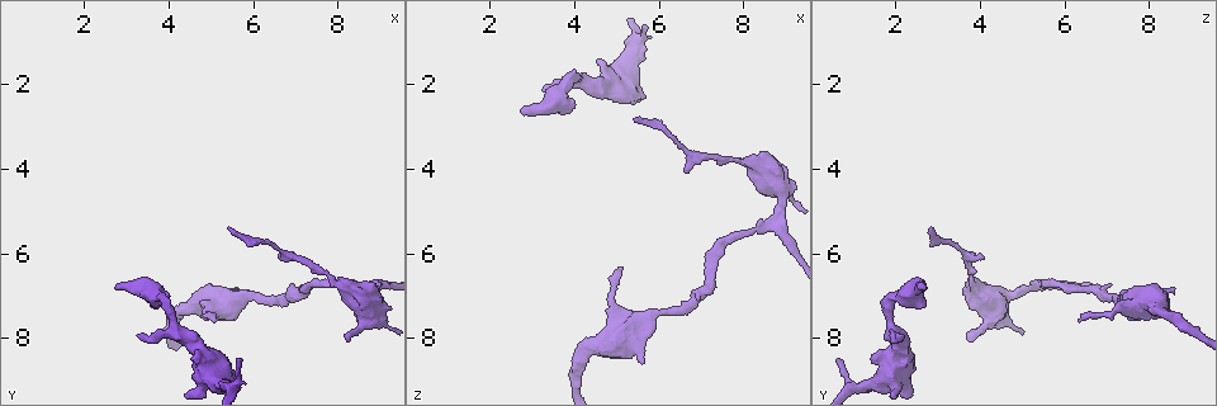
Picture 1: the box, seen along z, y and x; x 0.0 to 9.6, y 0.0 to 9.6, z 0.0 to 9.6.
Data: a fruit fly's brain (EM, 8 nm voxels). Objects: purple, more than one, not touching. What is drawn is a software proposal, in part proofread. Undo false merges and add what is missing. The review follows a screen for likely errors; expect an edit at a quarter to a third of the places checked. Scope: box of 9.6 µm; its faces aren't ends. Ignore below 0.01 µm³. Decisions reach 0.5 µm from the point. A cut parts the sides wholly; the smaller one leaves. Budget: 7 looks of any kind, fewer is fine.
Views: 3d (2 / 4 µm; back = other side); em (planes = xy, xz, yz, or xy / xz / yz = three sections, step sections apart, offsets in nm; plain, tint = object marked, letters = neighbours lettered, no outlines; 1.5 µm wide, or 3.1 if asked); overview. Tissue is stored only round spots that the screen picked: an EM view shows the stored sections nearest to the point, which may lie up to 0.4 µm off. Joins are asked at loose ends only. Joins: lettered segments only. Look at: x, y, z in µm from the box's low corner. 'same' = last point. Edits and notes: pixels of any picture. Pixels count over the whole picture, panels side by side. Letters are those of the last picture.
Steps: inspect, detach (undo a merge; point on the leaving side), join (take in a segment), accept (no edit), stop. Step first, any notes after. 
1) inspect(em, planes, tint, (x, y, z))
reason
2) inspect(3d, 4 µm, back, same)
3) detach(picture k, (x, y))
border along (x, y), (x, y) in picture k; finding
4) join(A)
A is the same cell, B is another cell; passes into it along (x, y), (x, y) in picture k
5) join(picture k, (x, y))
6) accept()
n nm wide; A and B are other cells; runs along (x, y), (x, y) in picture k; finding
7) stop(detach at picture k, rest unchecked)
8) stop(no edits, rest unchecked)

inspect(3d, 2 µm, (8.50, 6.80, 5.40))

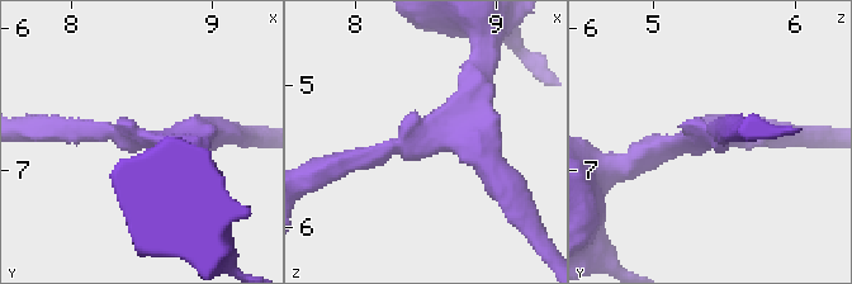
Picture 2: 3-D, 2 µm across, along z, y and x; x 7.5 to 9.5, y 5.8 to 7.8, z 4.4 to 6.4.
inspect(em, planes, plain, (8.56, 6.78, 5.34))
3 arms; arms of 180, 200, 220 nm

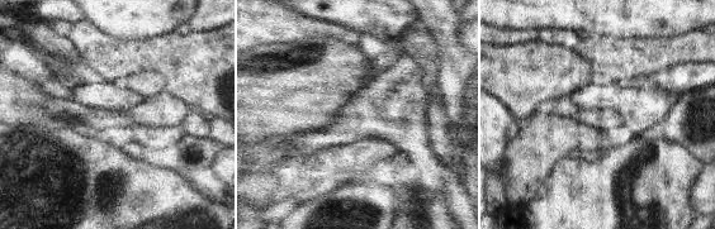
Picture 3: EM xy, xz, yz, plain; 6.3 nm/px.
inspect(em, planes, letters, same)
see the neighbours

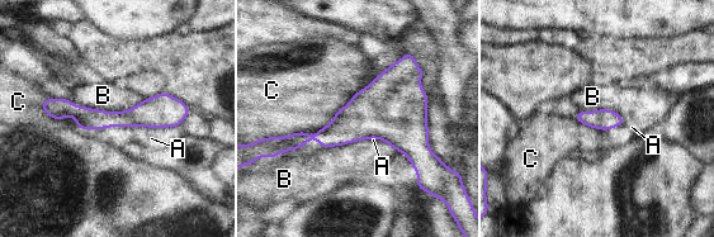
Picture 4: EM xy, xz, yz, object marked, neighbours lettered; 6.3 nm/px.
accept()
130 nm wide; A, B and C are other cells; border along (362, 89), (315, 133), (272, 137) in picture 4; one cell here

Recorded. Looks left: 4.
inspect(em, planes, plain, (7.70, 6.50, 3.75))
narrows sharply

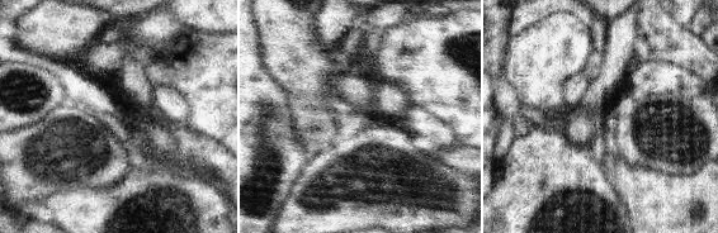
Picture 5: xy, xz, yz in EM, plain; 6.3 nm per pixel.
inspect(em, planes, tint, same)

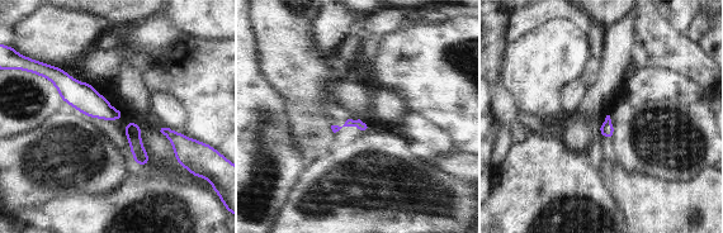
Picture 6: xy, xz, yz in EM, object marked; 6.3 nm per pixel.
inspect(em, planes, letters, same)
what lies round it

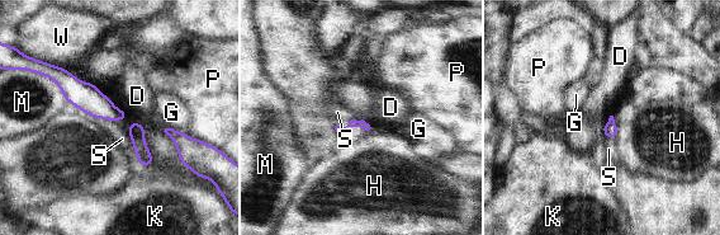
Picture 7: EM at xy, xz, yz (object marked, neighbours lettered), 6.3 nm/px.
accept()
D, G, H, K, M, P, S and W are other cells; runs along (56, 78), (95, 104), (123, 116) in picture 7; one cell here

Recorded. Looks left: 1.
stop(no edits, rest unchecked)

